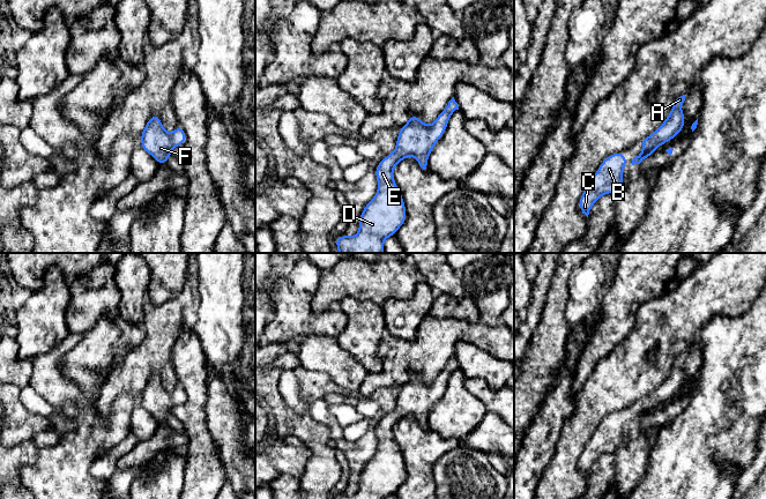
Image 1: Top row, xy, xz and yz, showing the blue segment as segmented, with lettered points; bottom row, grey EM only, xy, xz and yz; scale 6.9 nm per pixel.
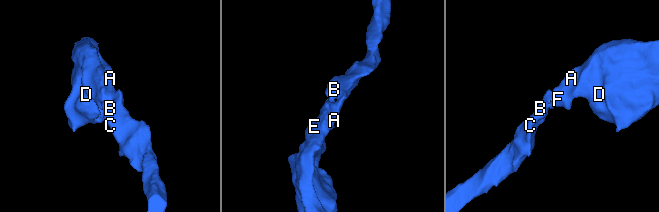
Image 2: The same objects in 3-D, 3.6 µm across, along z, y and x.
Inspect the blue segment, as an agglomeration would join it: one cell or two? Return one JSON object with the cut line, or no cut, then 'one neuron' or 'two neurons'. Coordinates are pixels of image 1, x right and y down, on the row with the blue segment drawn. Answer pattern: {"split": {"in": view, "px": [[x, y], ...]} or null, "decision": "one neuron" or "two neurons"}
{"split": null, "decision": "one neuron"}

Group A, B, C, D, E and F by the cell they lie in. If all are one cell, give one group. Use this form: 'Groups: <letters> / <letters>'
Groups: A B C D E F

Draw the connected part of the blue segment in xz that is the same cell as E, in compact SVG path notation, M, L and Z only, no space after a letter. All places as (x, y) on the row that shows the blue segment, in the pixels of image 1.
M454 97L438 118L426 126L417 116L400 128L395 150L375 167L378 191L364 207L356 236L339 236L335 239L339 253L384 253L384 241L395 236L407 218L401 192L393 178L394 167L408 156L414 156L425 170L429 156L437 141L443 137L452 113L459 110Z

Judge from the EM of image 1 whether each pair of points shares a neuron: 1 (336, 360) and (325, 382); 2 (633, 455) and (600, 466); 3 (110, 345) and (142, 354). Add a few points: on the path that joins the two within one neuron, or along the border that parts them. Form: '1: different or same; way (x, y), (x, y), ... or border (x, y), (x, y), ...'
1: different; border (303, 366), (326, 373), (340, 387), (351, 392)
2: same; way (625, 463), (623, 466), (608, 466)
3: different; border (143, 326), (144, 337), (118, 359), (112, 370)

